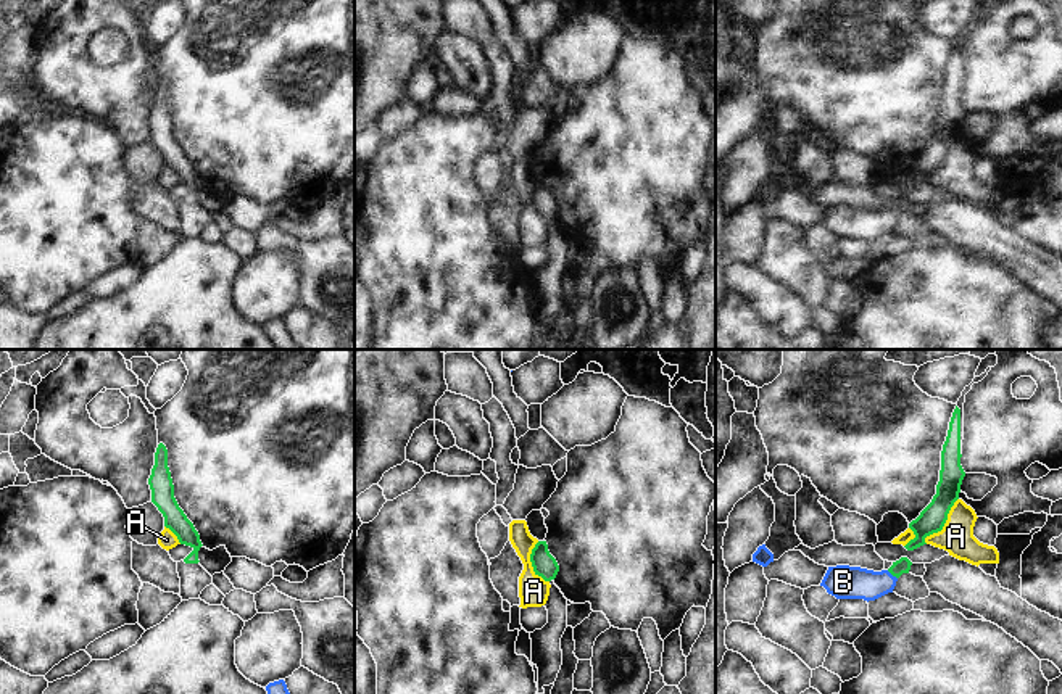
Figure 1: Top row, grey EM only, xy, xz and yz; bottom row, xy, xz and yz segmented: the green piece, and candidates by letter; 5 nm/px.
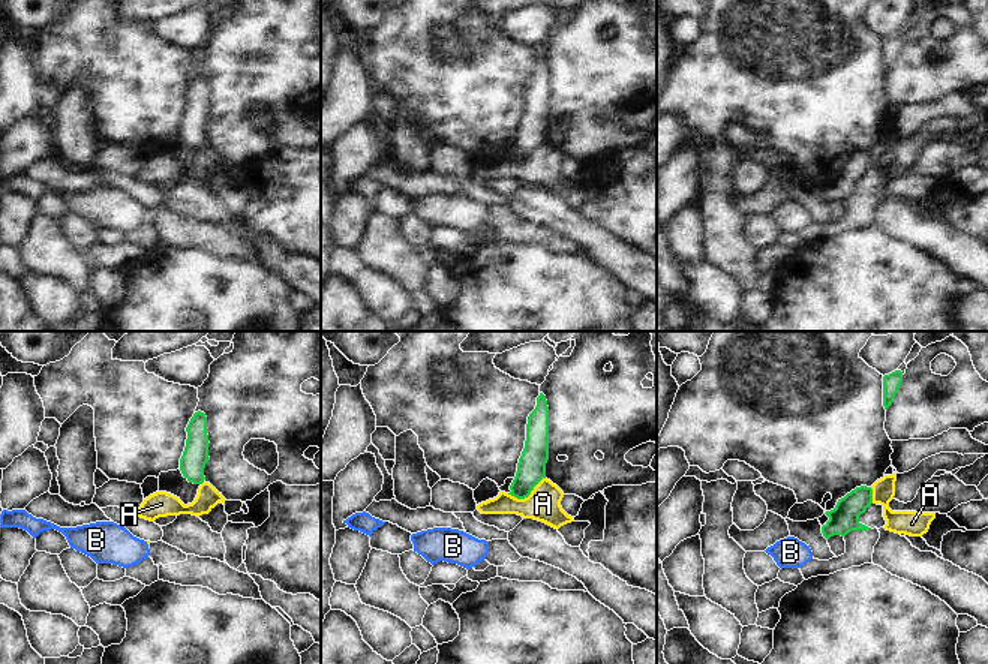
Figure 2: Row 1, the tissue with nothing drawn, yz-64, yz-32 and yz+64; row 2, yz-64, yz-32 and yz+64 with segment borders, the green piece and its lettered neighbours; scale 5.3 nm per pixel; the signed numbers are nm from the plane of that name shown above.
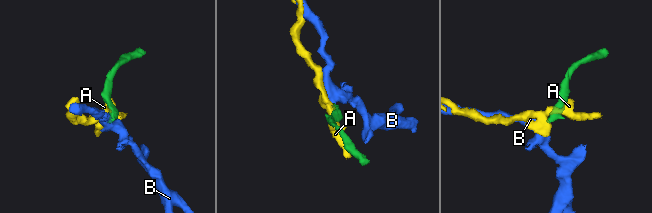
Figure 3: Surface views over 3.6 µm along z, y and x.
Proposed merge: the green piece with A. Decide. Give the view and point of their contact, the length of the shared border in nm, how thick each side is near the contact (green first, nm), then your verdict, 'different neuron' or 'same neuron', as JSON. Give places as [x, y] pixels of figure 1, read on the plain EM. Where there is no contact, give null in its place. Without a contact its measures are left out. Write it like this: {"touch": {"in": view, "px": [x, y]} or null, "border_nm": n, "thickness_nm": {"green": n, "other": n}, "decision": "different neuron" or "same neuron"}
{"touch": {"in": "yz", "px": [945, 161]}, "border_nm": 280, "thickness_nm": {"green": 140, "other": 160}, "decision": "different neuron"}

